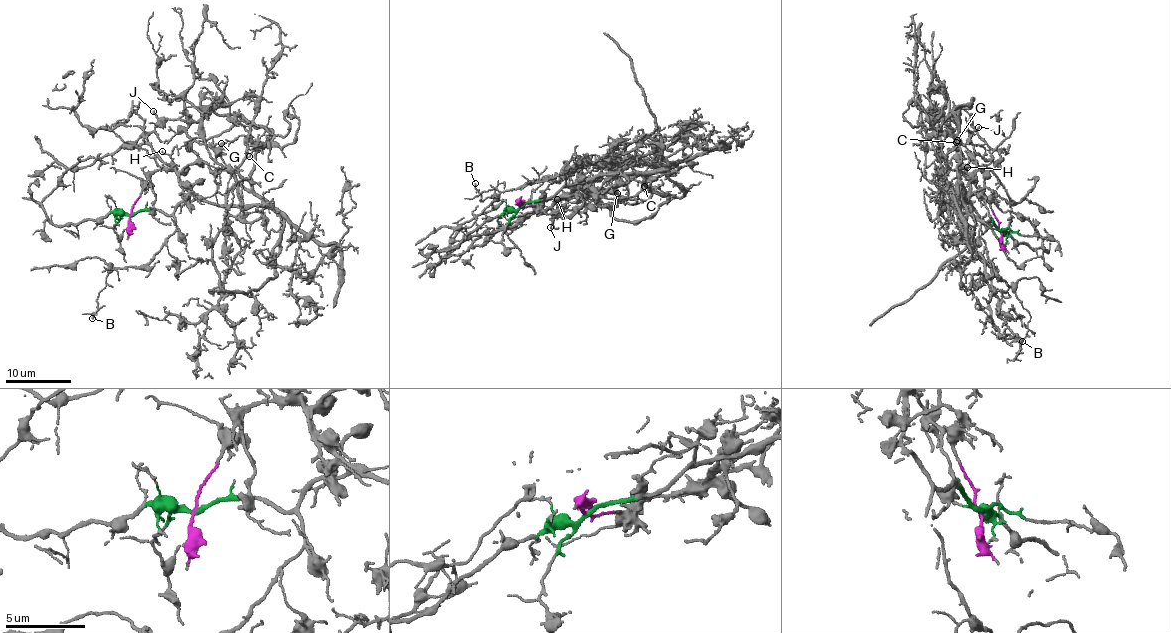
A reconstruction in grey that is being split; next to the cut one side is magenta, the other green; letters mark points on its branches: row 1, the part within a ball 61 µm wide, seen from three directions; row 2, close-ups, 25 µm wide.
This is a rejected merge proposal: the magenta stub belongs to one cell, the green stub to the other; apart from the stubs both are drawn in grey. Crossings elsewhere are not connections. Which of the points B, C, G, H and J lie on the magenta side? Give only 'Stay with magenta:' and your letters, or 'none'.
Stay with magenta: C, G, H, J

